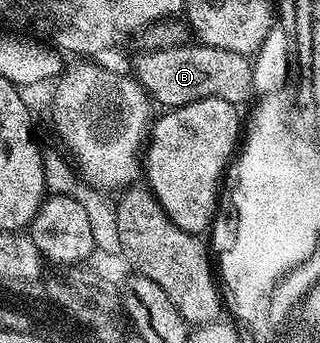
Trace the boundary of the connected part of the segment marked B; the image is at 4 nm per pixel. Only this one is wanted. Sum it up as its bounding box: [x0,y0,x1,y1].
[134,42,253,109]

